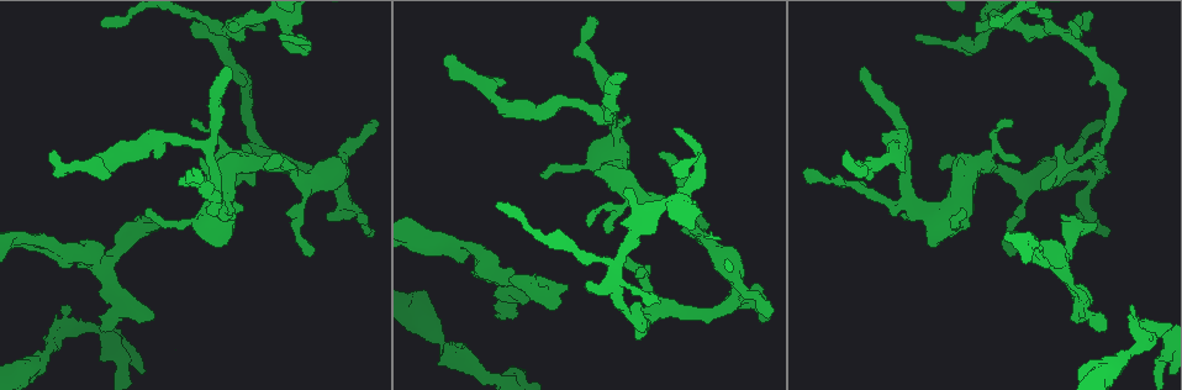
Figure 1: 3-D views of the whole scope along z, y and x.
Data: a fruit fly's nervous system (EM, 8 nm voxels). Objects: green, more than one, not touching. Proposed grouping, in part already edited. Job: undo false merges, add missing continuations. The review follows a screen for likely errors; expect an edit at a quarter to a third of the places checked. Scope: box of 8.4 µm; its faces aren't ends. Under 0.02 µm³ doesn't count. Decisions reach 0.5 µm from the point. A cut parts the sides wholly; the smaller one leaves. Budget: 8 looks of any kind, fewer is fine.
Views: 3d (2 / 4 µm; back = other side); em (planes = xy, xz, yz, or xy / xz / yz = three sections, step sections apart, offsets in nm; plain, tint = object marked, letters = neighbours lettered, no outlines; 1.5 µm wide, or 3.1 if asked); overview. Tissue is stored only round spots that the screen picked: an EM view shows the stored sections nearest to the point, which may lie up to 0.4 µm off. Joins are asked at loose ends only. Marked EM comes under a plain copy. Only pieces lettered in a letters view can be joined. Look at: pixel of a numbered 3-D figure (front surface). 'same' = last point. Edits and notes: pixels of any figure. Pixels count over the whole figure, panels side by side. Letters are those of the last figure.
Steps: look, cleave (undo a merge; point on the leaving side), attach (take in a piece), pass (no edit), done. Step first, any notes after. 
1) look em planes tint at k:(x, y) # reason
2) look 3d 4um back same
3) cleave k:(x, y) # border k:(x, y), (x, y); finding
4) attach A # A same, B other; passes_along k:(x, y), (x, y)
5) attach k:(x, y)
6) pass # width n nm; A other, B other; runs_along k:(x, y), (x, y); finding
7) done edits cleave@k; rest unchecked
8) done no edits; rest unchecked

look em xy step 4 letters at 1:(225, 65) # an open end

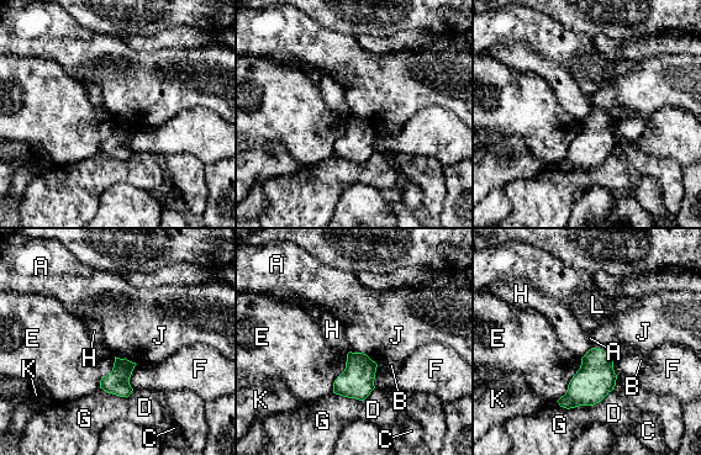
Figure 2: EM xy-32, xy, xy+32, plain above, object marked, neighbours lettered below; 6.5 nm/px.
pass # A other, B other, C other, D other, E other, F other, G other, H other, J other, K other, L other; no lettered piece goes on from it

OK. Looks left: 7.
look em planes letters at 1:(329, 216) # free end

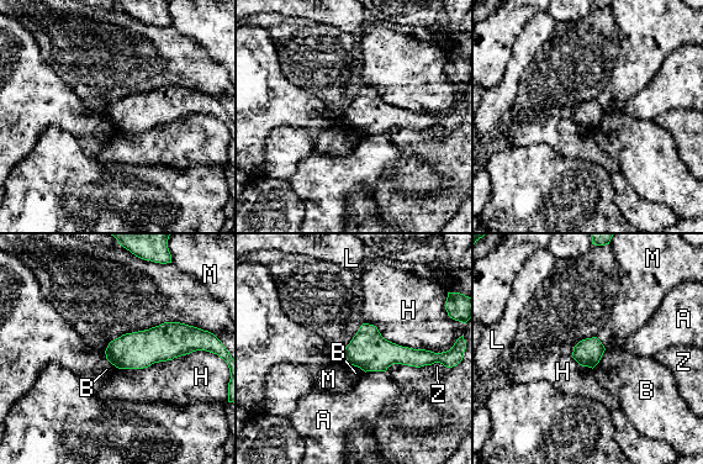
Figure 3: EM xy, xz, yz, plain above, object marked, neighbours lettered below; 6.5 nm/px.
pass # width 180 nm; longest_contact H 550 nm; A other, B other, H other, L other, M other, Z other; none of them fits

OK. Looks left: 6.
look 3d 4um at 1:(707, 226) # tapers out

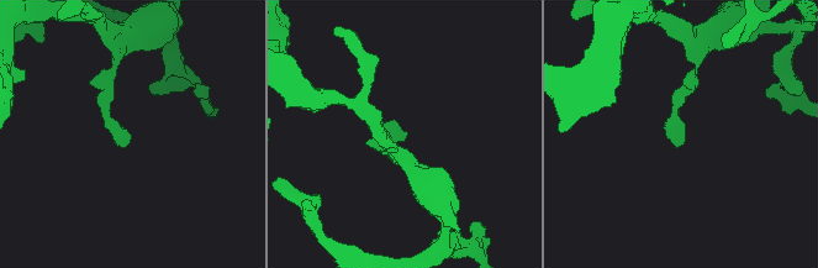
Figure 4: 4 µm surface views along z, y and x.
look em planes letters at 4:(681, 145) # need the tissue

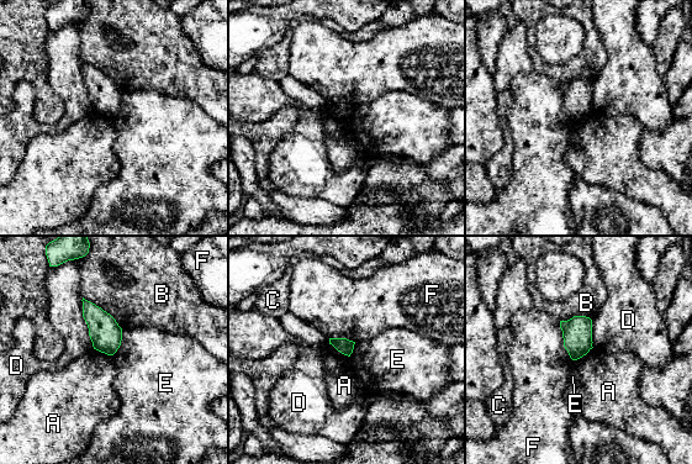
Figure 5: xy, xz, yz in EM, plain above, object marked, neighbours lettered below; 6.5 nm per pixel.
pass # width 100 nm; A other, B other, C other, D other, E other, F other; none of them fits

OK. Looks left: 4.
done no edits; rest unchecked

